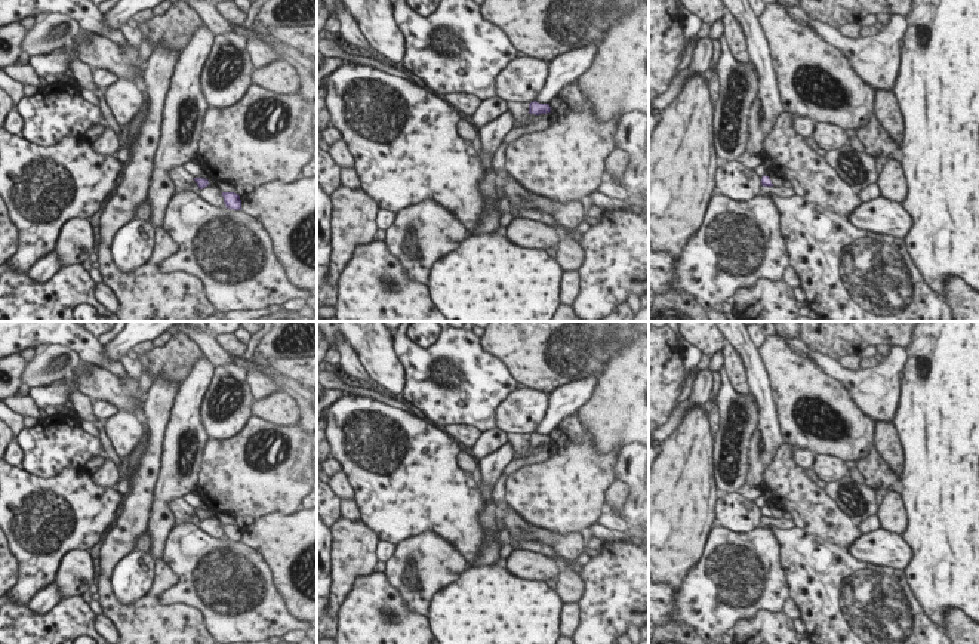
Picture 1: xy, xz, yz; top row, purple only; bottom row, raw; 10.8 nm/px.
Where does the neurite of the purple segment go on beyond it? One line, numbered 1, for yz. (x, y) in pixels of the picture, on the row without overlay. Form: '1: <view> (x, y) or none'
1: none

